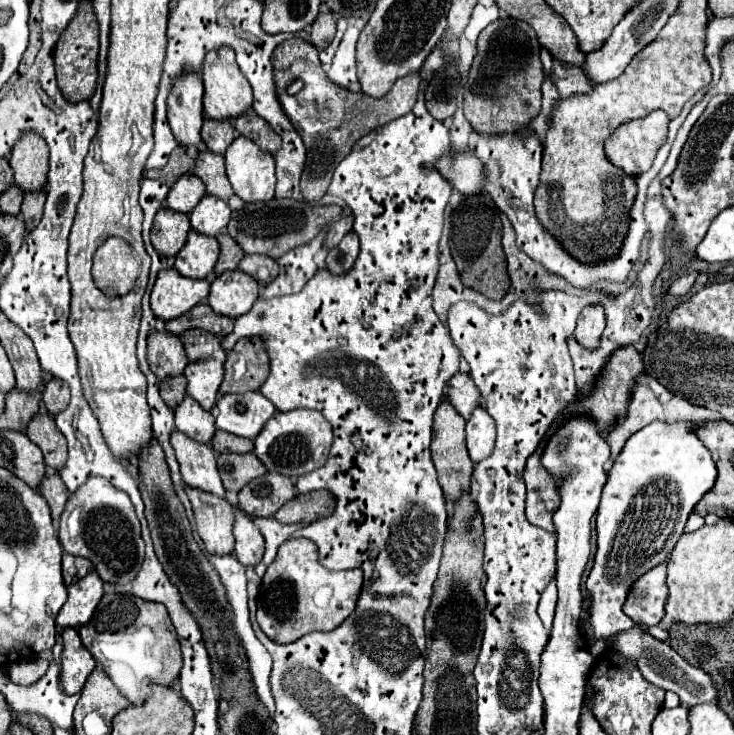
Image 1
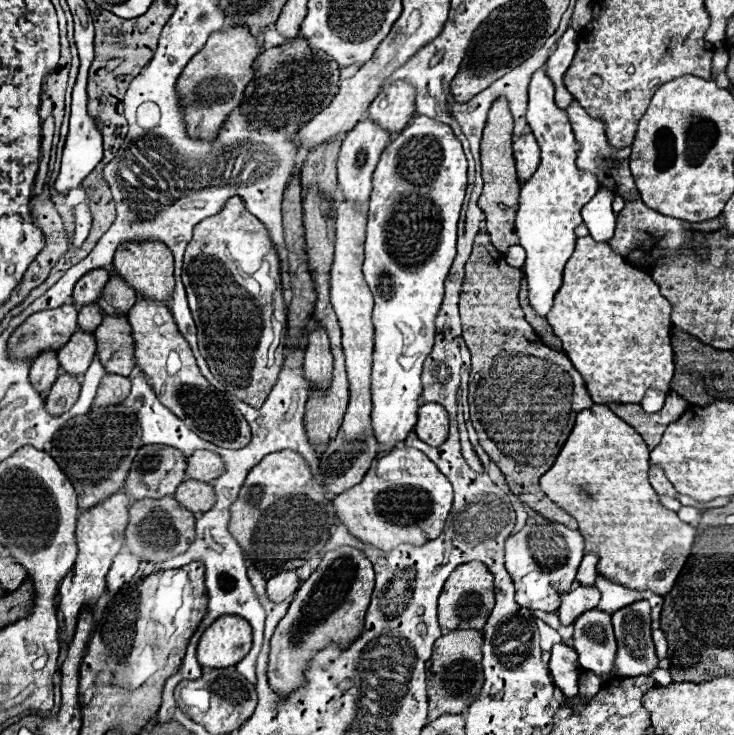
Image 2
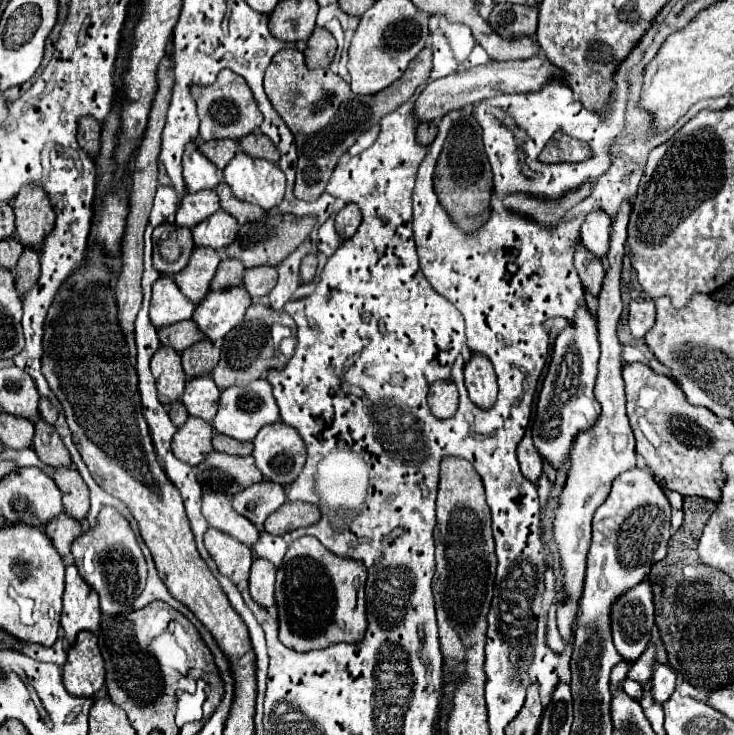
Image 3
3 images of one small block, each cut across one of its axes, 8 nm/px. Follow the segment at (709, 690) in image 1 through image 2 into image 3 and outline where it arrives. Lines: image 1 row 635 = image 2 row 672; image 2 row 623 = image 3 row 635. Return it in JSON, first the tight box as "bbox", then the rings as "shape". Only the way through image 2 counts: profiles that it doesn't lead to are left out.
{"bbox":[612,578,654,662],"shape":[[[646,578],[612,604],[612,636],[616,650],[634,662],[646,650],[654,626],[652,582]]]}

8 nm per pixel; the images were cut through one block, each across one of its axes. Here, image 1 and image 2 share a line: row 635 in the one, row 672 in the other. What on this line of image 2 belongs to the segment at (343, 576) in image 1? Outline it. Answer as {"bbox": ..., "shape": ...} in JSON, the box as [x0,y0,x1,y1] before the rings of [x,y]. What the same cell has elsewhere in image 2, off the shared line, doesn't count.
{"bbox":[268,546,374,698],"shape":[[[350,546],[326,552],[320,566],[294,594],[286,616],[280,620],[270,640],[268,684],[280,698],[288,698],[294,690],[304,686],[304,672],[316,652],[330,644],[344,650],[360,636],[372,590],[374,570],[364,552]]]}

